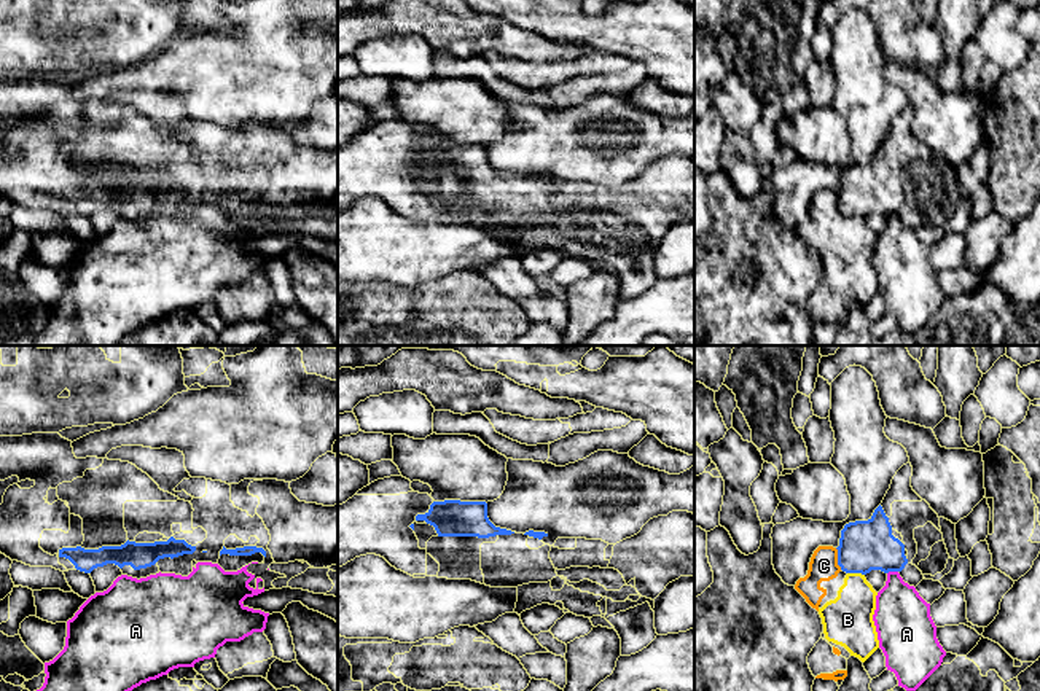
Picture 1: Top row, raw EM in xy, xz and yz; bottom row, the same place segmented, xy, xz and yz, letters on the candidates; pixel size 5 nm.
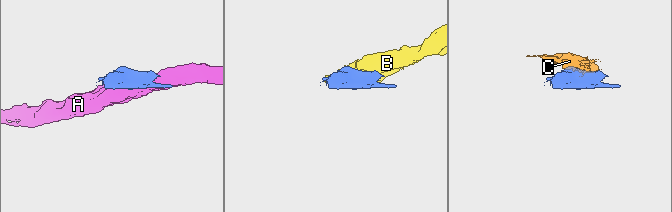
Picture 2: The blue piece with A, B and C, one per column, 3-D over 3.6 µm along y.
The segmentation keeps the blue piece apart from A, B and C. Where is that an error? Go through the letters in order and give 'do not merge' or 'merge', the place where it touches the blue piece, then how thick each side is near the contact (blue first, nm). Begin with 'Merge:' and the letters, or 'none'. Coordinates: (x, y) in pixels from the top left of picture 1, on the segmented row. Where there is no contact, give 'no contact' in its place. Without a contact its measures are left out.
Merge: none
A: do not merge; contact yz (892, 570); calibres 260 and 280 nm
B: do not merge; contact yz (856, 572); calibres 260 and 260 nm
C: do not merge; contact yz (838, 559); calibres 260 and 140 nm

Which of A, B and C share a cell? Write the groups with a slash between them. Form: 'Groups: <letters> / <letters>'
Groups: A / B C

